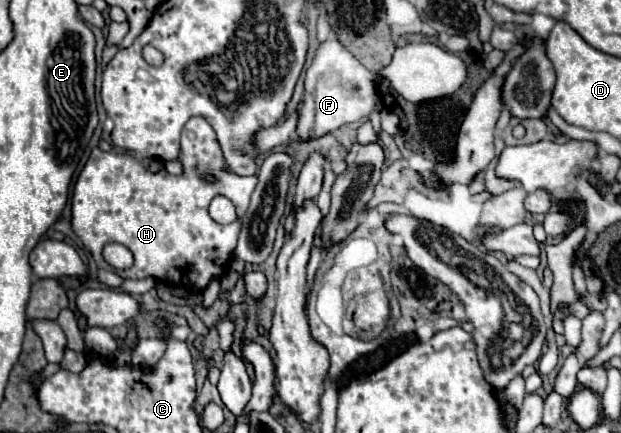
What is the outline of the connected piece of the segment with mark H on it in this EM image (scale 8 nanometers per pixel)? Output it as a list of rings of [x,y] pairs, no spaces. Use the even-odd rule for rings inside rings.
[[[190,118],[184,126],[180,139],[179,161],[184,166],[184,172],[180,176],[172,176],[166,170],[150,172],[146,170],[136,158],[122,152],[104,152],[100,148],[94,148],[90,154],[90,160],[86,162],[84,170],[80,172],[74,194],[72,194],[72,230],[82,240],[82,244],[90,250],[94,256],[98,268],[110,268],[110,264],[104,260],[102,250],[106,244],[118,242],[132,250],[134,264],[126,272],[118,272],[122,278],[156,278],[168,284],[180,284],[188,286],[196,292],[204,292],[212,280],[218,280],[234,254],[240,222],[232,222],[230,226],[220,226],[208,216],[208,204],[216,194],[226,196],[234,206],[238,218],[246,214],[246,208],[250,204],[252,190],[258,184],[256,176],[234,176],[226,168],[226,160],[222,160],[222,148],[218,148],[218,140],[214,136],[214,128],[202,118]],[[204,174],[212,174],[218,180],[214,184],[204,182]]]

